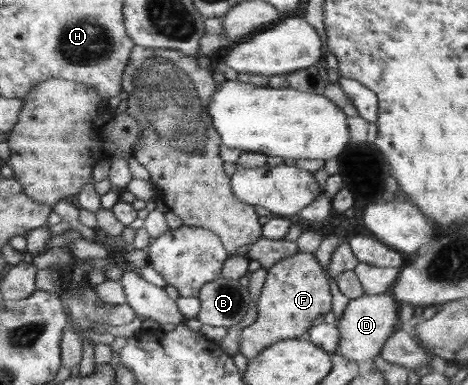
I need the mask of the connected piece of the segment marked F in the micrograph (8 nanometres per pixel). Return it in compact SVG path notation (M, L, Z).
M297 252L267 270L267 279L259 297L256 321L243 328L238 351L248 360L257 357L273 343L292 338L306 338L313 321L332 309L332 293L326 274L313 254Z

